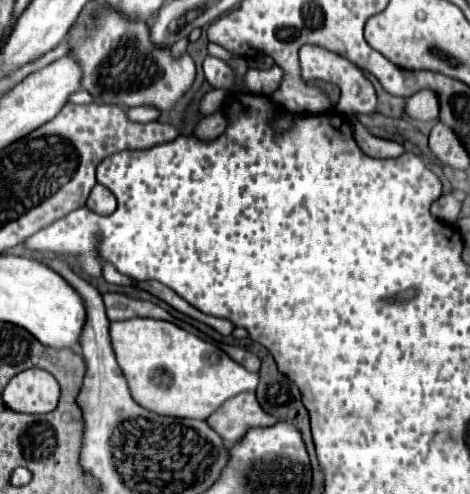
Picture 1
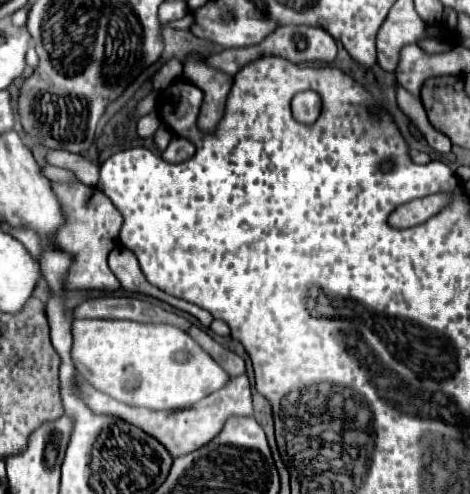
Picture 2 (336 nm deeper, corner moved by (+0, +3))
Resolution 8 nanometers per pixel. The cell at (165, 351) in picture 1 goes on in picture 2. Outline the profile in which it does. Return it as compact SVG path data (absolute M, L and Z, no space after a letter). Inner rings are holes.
M76 319L72 323L72 361L98 391L134 407L186 409L226 385L228 373L174 325L136 321Z

